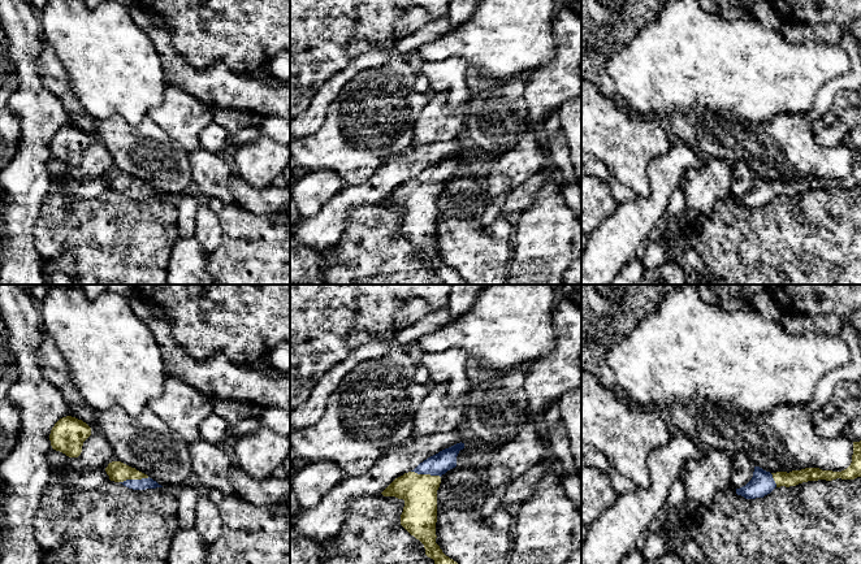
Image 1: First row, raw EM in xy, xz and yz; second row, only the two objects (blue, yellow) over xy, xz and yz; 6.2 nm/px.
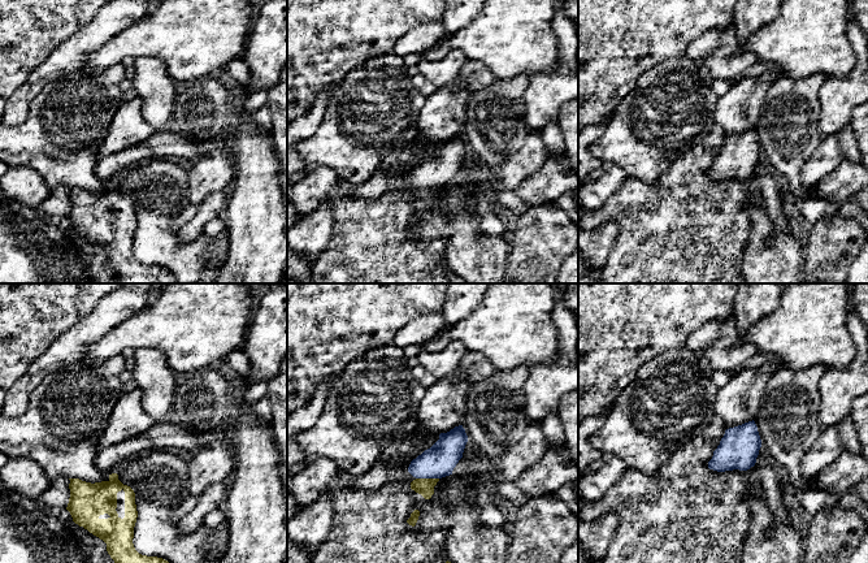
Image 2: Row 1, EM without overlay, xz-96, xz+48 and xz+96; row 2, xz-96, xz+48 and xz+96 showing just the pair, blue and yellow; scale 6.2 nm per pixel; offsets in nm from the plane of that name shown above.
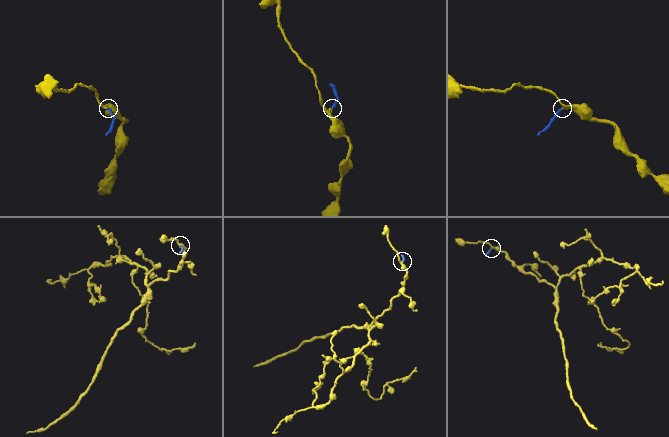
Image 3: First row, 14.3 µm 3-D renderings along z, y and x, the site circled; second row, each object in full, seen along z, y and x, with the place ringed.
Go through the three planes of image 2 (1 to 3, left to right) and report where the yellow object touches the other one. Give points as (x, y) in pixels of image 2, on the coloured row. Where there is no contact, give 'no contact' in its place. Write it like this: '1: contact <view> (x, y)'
1: no contact
2: contact xz+48 (428, 477)
3: no contact

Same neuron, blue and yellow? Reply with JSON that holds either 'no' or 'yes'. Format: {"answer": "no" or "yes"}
{"answer": "yes"}

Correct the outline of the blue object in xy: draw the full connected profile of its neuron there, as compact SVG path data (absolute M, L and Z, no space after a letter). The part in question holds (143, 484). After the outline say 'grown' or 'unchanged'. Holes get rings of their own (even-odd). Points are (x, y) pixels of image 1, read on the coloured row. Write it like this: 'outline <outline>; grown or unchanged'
outline M112 461L105 468L111 481L120 482L133 490L146 490L163 487L147 474L131 468L121 461Z; grown

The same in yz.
outline M861 441L853 442L852 463L841 472L822 470L819 468L805 468L801 470L792 470L789 473L770 473L760 467L754 467L752 480L745 486L736 489L736 494L744 496L745 499L756 499L763 498L775 487L780 486L789 487L808 481L832 481L836 478L854 480L857 477L861 477Z; grown

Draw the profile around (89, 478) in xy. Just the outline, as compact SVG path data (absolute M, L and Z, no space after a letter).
M104 464L95 469L69 470L68 478L70 480L70 483L75 490L96 489L100 485L111 481L109 476L105 472L107 467L108 464Z

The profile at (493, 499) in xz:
M490 490L483 506L483 516L488 517L490 513L493 513L499 507L501 499L502 495L497 490Z

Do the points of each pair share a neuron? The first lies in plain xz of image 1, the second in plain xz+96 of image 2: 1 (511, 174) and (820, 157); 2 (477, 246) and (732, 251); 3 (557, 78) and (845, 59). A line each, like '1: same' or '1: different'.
1: same
2: different
3: different

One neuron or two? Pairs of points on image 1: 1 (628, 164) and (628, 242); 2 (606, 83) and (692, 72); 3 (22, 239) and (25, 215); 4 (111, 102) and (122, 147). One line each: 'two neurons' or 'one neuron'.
1: two neurons
2: two neurons
3: one neuron
4: two neurons

